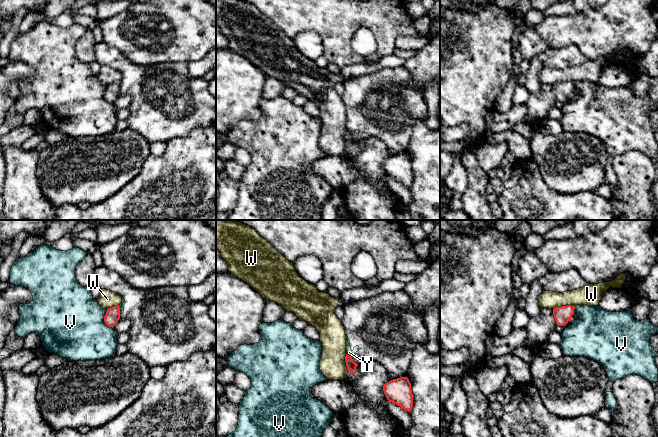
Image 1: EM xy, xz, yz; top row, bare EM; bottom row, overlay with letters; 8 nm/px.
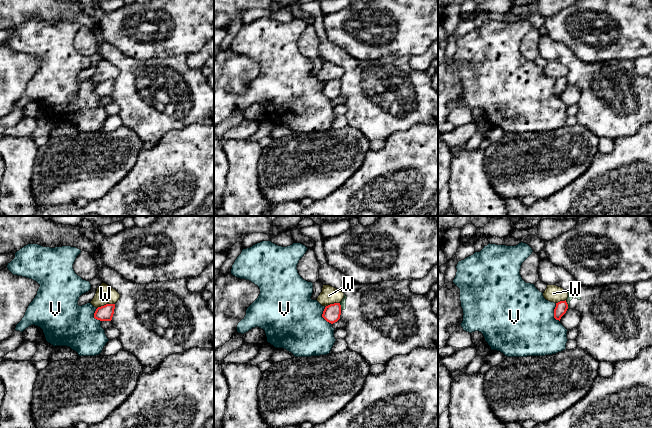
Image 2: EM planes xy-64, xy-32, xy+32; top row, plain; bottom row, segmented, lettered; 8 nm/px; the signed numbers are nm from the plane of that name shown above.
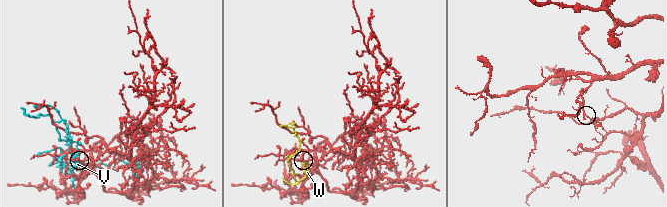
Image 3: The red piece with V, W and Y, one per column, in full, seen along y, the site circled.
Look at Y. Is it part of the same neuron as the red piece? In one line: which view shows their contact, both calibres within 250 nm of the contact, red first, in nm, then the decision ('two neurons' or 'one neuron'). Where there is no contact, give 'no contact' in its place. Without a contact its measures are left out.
meets red in xy; 120 nm thick on the red side, 40 nm on the other; two neurons

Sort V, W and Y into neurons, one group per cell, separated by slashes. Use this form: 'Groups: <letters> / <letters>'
Groups: V Y / W

